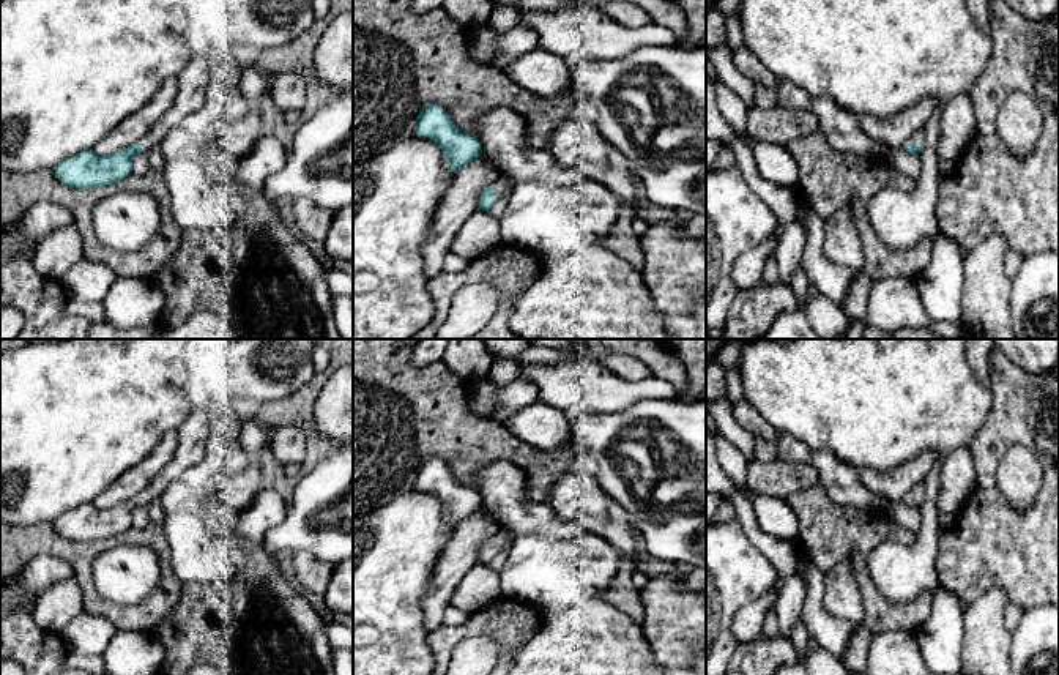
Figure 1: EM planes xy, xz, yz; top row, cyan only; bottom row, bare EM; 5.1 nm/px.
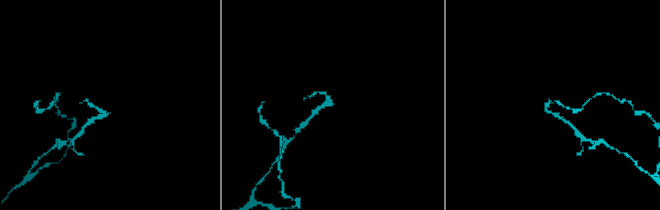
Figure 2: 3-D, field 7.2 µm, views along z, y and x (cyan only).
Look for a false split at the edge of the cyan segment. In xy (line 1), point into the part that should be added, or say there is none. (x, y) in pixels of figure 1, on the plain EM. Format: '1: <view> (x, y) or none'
1: xy (193, 436)

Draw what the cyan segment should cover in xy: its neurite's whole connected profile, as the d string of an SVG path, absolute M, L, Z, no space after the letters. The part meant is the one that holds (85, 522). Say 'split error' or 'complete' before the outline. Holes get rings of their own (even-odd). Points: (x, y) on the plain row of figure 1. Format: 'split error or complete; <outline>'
split error; M195 404L186 423L176 431L178 446L173 459L142 492L107 509L98 509L91 502L79 505L52 522L55 530L63 538L79 543L115 538L129 530L136 508L164 498L173 481L203 461L211 424L213 415L203 404Z

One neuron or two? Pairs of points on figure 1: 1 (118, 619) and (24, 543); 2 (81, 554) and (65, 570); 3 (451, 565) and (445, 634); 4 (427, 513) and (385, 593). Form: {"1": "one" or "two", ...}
{"1": "one", "2": "two", "3": "two", "4": "one"}

